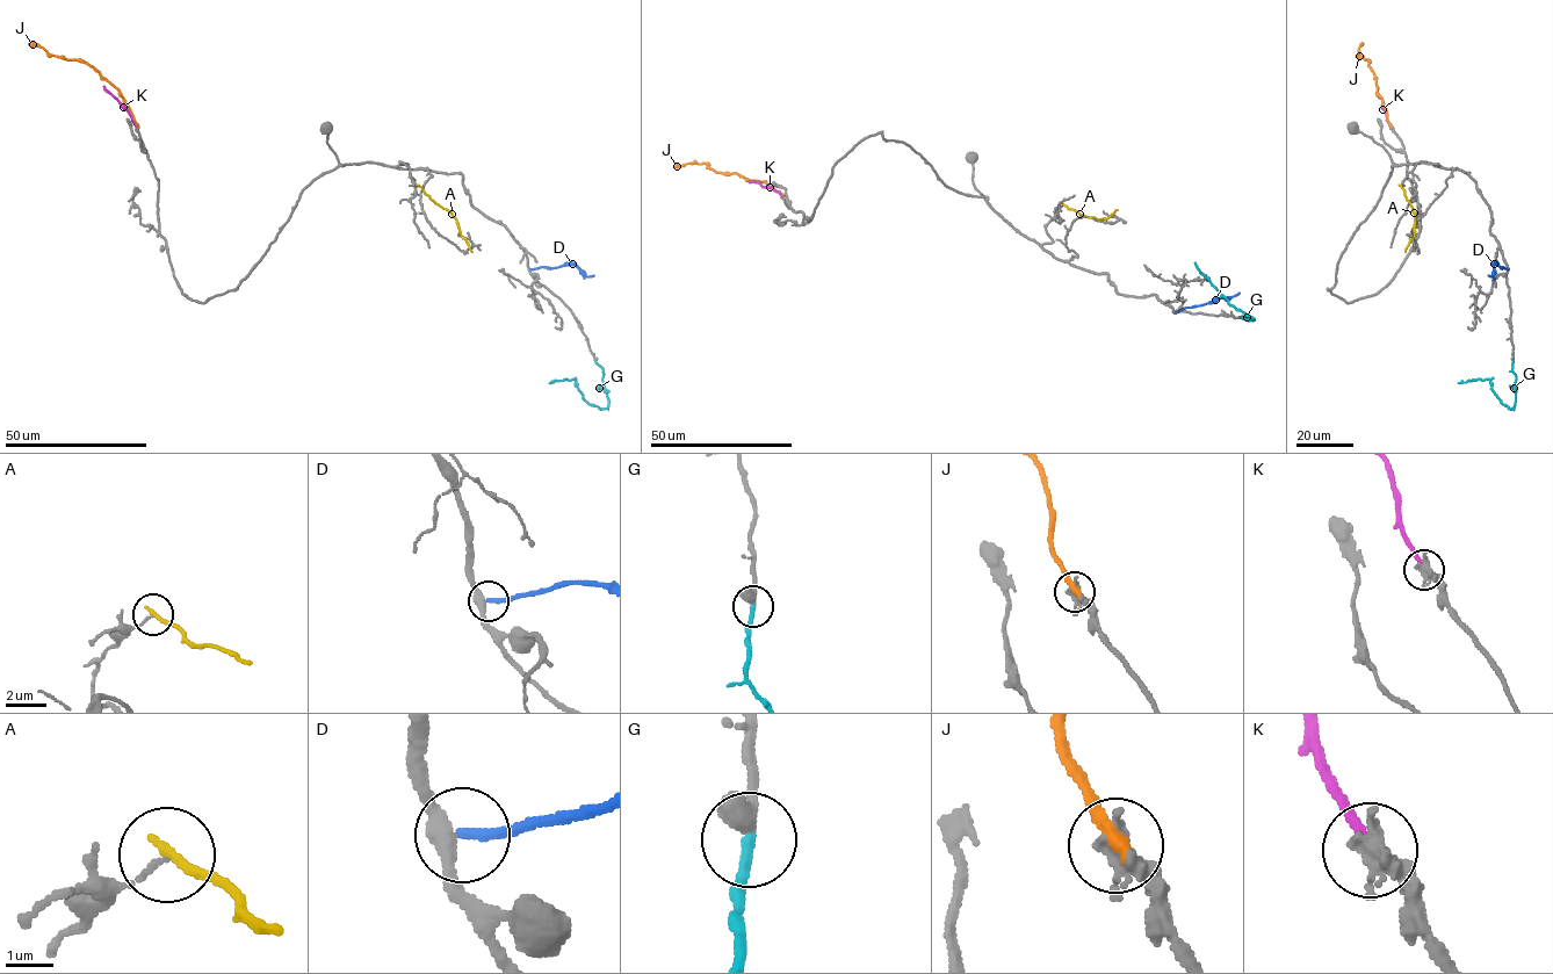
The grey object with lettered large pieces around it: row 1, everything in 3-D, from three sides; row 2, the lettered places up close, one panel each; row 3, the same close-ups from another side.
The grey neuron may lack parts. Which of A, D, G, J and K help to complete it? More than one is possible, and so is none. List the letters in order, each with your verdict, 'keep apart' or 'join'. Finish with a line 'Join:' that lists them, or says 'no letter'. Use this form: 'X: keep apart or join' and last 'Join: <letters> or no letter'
A: keep apart
D: keep apart
G: join
J: keep apart
K: keep apart
Join: G

